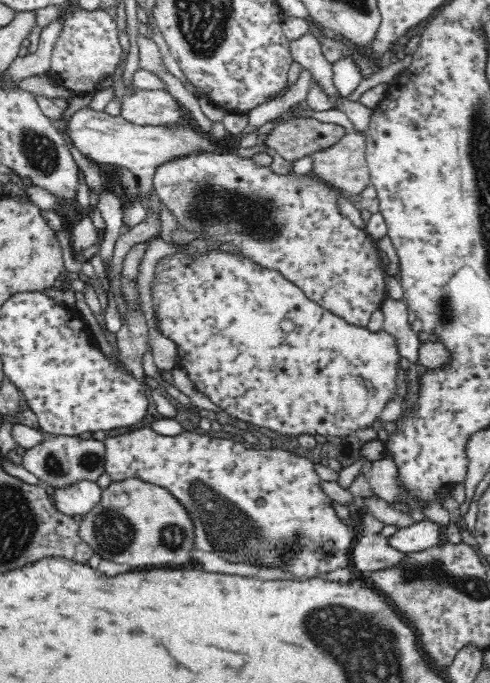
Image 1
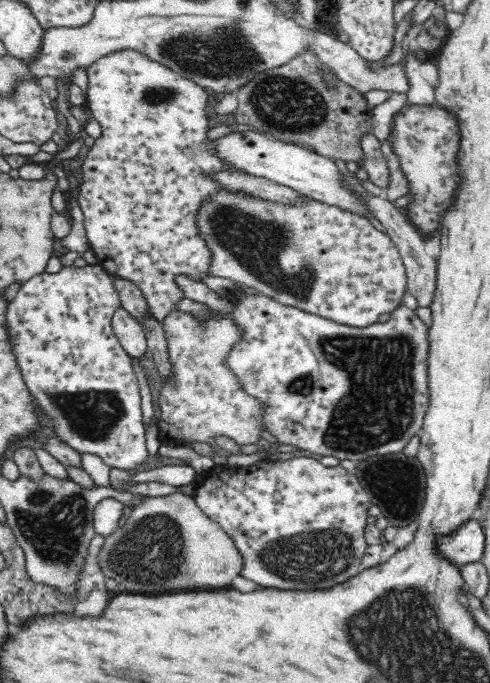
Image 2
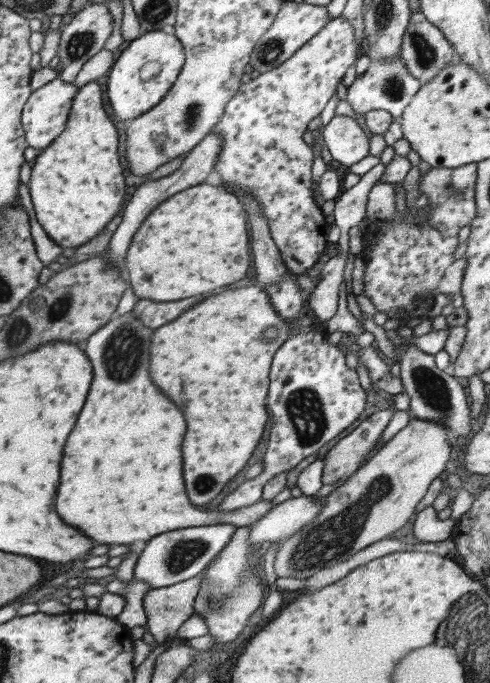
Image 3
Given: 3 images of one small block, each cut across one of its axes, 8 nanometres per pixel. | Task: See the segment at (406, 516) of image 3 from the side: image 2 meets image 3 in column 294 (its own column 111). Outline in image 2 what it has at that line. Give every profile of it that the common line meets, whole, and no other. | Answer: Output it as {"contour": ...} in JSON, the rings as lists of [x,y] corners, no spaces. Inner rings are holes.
{"contour":[[[180,492],[166,496],[145,497],[131,509],[124,527],[118,527],[105,536],[104,544],[98,553],[102,572],[114,578],[118,592],[138,592],[138,594],[164,594],[174,590],[210,590],[230,586],[235,576],[241,574],[243,558],[228,533],[210,519],[197,505],[195,499]]]}

